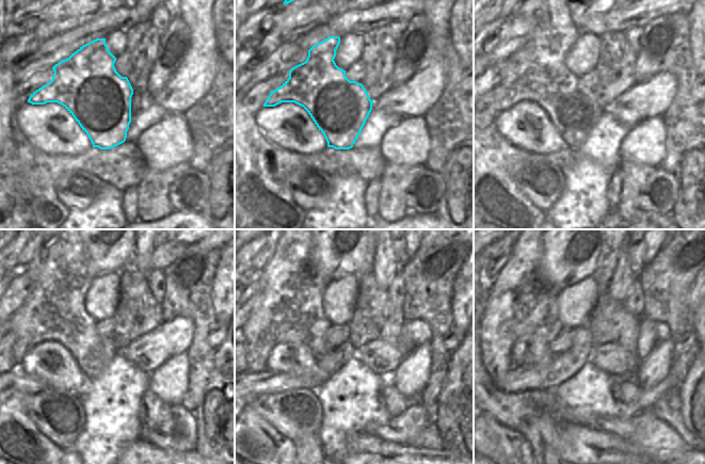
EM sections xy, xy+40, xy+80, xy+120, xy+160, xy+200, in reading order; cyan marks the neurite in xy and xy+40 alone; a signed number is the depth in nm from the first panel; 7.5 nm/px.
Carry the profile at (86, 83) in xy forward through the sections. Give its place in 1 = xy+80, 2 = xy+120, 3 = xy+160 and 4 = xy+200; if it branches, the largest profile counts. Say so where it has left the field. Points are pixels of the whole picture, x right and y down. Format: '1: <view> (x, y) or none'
1: xy+80 (537, 72)
2: xy+120 (53, 310)
3: xy+160 (290, 309)
4: xy+200 (527, 306)

